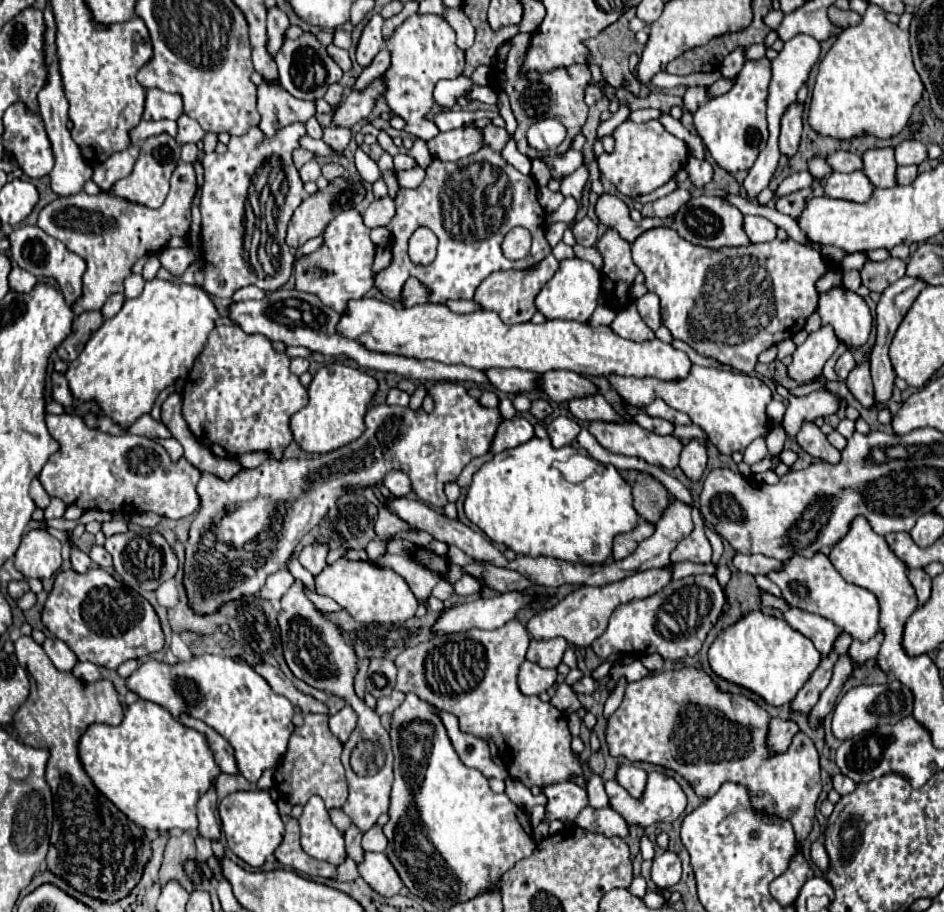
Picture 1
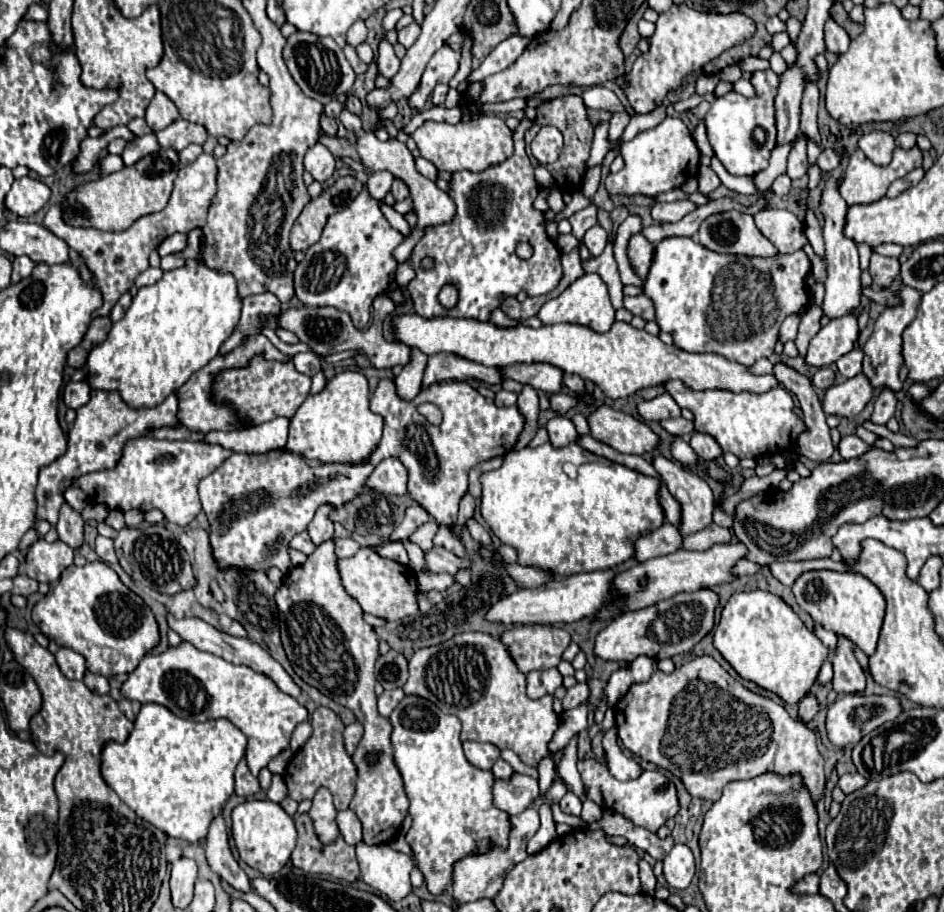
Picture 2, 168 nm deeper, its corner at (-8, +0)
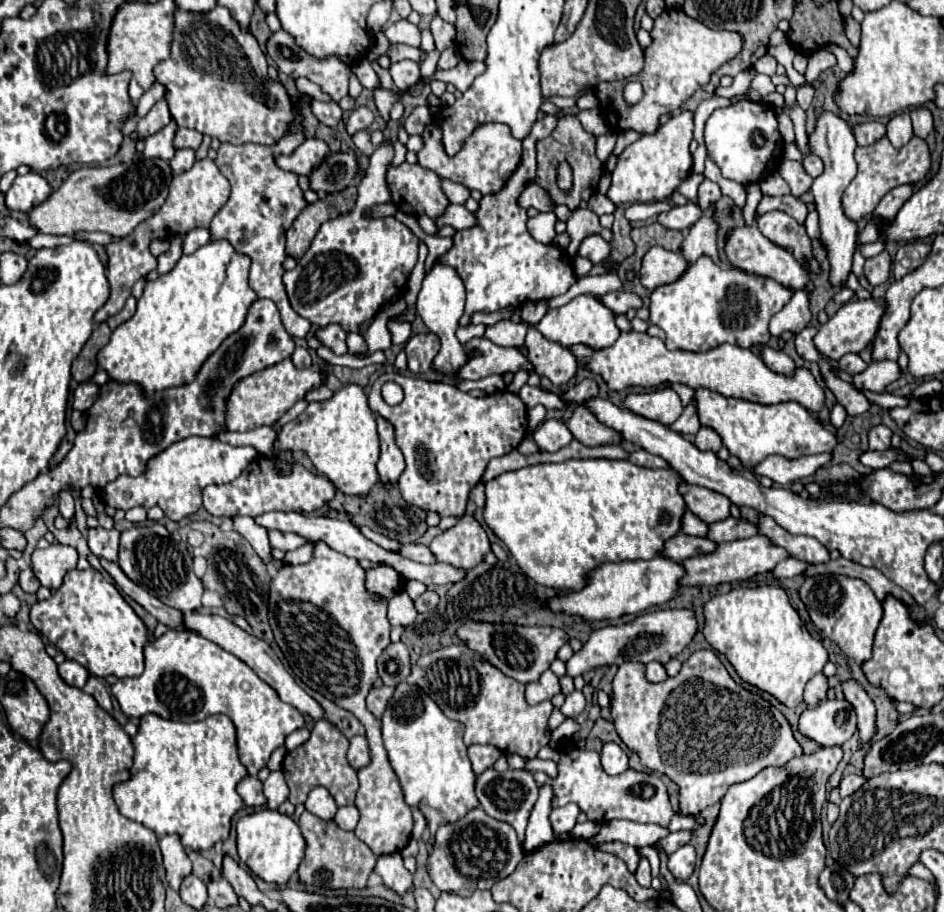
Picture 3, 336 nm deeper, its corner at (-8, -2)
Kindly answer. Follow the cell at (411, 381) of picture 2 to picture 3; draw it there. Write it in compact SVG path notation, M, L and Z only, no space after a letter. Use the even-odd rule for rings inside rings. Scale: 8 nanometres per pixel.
M434 333L426 335L414 335L406 343L406 355L408 355L408 369L412 373L428 371L434 357L438 353L438 337Z

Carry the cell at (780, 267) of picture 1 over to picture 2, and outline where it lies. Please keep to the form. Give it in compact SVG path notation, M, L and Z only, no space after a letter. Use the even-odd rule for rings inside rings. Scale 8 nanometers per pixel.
M670 237L670 239L662 239L662 241L658 241L654 245L654 259L652 259L652 265L650 265L648 279L644 283L644 293L656 303L656 323L660 325L662 331L666 331L666 333L670 333L674 337L676 347L680 347L684 351L690 351L690 353L716 353L716 355L722 355L726 359L734 359L734 361L750 367L762 357L772 357L782 321L788 315L804 313L806 307L810 305L810 293L808 293L808 283L806 283L806 277L808 277L810 269L812 269L812 263L810 263L810 259L806 257L804 251L796 251L796 253L788 253L788 255L778 253L778 255L774 255L770 259L748 257L748 255L722 255L722 253L714 253L714 251L702 247L692 237Z

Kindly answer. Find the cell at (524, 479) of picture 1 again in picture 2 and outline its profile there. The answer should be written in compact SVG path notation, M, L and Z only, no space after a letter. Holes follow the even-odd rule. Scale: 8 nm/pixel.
M550 443L526 447L510 451L500 469L482 473L480 511L484 521L502 543L518 549L518 563L536 565L558 577L624 563L634 555L634 541L664 523L658 503L660 481L608 461L584 463L580 465L582 475L570 479L562 471L564 453L572 453L572 445L564 449L554 449Z

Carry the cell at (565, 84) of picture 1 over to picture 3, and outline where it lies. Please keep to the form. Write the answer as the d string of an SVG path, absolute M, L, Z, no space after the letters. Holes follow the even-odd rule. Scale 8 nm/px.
M562 115L554 133L550 137L546 137L544 141L538 141L538 171L536 171L534 183L548 191L554 205L566 205L570 211L574 211L596 193L598 181L604 171L602 171L602 163L594 155L594 147L596 147L596 137L586 133L574 115ZM562 161L568 161L574 169L574 185L568 195L562 193L556 185L558 163L562 163Z

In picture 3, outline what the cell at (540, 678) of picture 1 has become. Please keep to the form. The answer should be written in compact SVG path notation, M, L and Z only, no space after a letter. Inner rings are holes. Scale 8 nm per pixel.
M550 669L546 673L542 673L542 677L538 681L532 681L526 685L526 701L530 705L552 699L556 693L560 693L560 683L558 683L558 677Z

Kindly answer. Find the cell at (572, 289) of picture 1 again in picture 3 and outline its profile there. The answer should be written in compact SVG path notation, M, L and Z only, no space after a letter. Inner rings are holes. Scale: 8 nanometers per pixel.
M580 295L576 299L572 299L570 303L562 305L560 309L552 309L548 311L542 321L536 325L536 329L548 339L548 341L556 341L564 347L572 347L572 345L586 345L590 349L606 349L610 345L614 345L614 341L620 337L620 329L614 323L614 315L610 313L610 309L606 309L596 297L592 295Z

